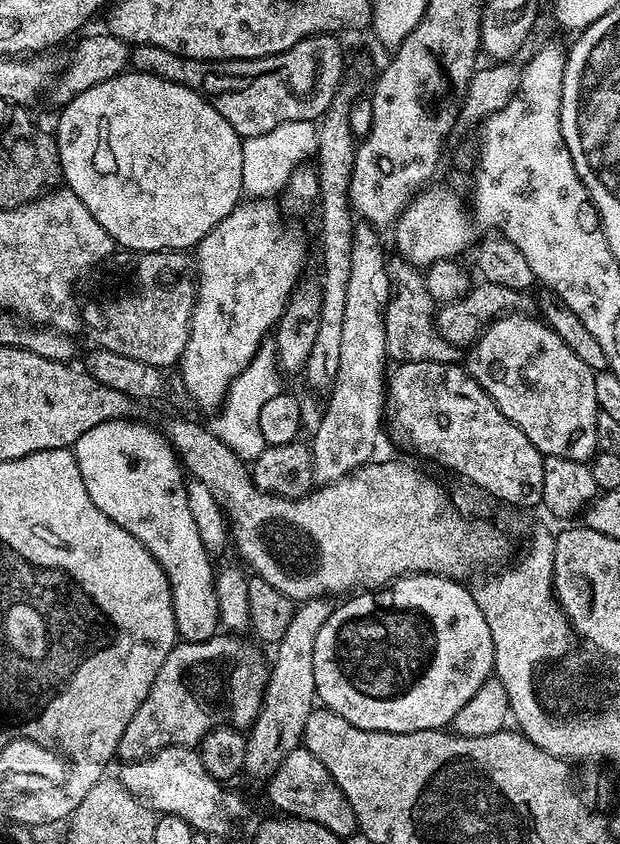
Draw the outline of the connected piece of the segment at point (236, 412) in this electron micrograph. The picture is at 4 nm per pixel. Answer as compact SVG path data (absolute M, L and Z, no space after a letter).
M265 342L260 345L246 370L238 374L238 378L228 387L224 403L213 415L217 416L210 423L210 431L222 438L222 442L226 442L226 446L230 446L230 450L234 450L234 454L238 454L245 462L256 460L266 446L259 418L262 415L262 406L266 406L266 402L270 402L270 398L274 398L282 390L280 379L282 373L280 364L276 361L275 343Z

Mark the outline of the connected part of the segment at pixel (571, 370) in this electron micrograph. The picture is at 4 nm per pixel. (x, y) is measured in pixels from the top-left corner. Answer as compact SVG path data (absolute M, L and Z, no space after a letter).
M528 314L501 316L493 320L479 333L475 344L467 353L466 371L476 379L478 386L490 394L490 398L534 442L534 446L545 456L565 456L581 462L591 461L596 455L596 413L600 411L594 398L596 372L586 366L578 355L566 346L566 342L548 327L543 319L531 320Z

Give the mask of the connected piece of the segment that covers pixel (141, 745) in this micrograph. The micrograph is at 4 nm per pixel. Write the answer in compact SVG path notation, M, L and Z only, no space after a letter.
M217 634L209 640L180 642L170 650L150 694L138 706L134 718L126 726L120 739L118 756L121 761L145 760L149 754L163 748L192 748L199 745L204 735L213 728L231 726L241 730L251 729L252 723L264 702L264 689L268 686L269 661L255 648L236 634Z

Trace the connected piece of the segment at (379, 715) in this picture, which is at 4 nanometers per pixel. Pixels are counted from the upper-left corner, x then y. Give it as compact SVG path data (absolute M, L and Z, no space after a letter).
M401 576L399 580L393 580L390 586L361 591L348 598L353 600L346 601L341 608L340 605L333 607L326 626L318 630L318 642L314 642L314 682L319 703L346 718L346 722L371 732L417 732L427 728L440 730L451 725L458 710L462 710L462 706L466 706L466 702L470 702L474 694L478 694L481 686L493 675L496 666L494 638L490 638L490 626L486 626L486 618L482 610L478 610L478 602L474 602L471 591L460 584L463 583L459 579L446 576Z

